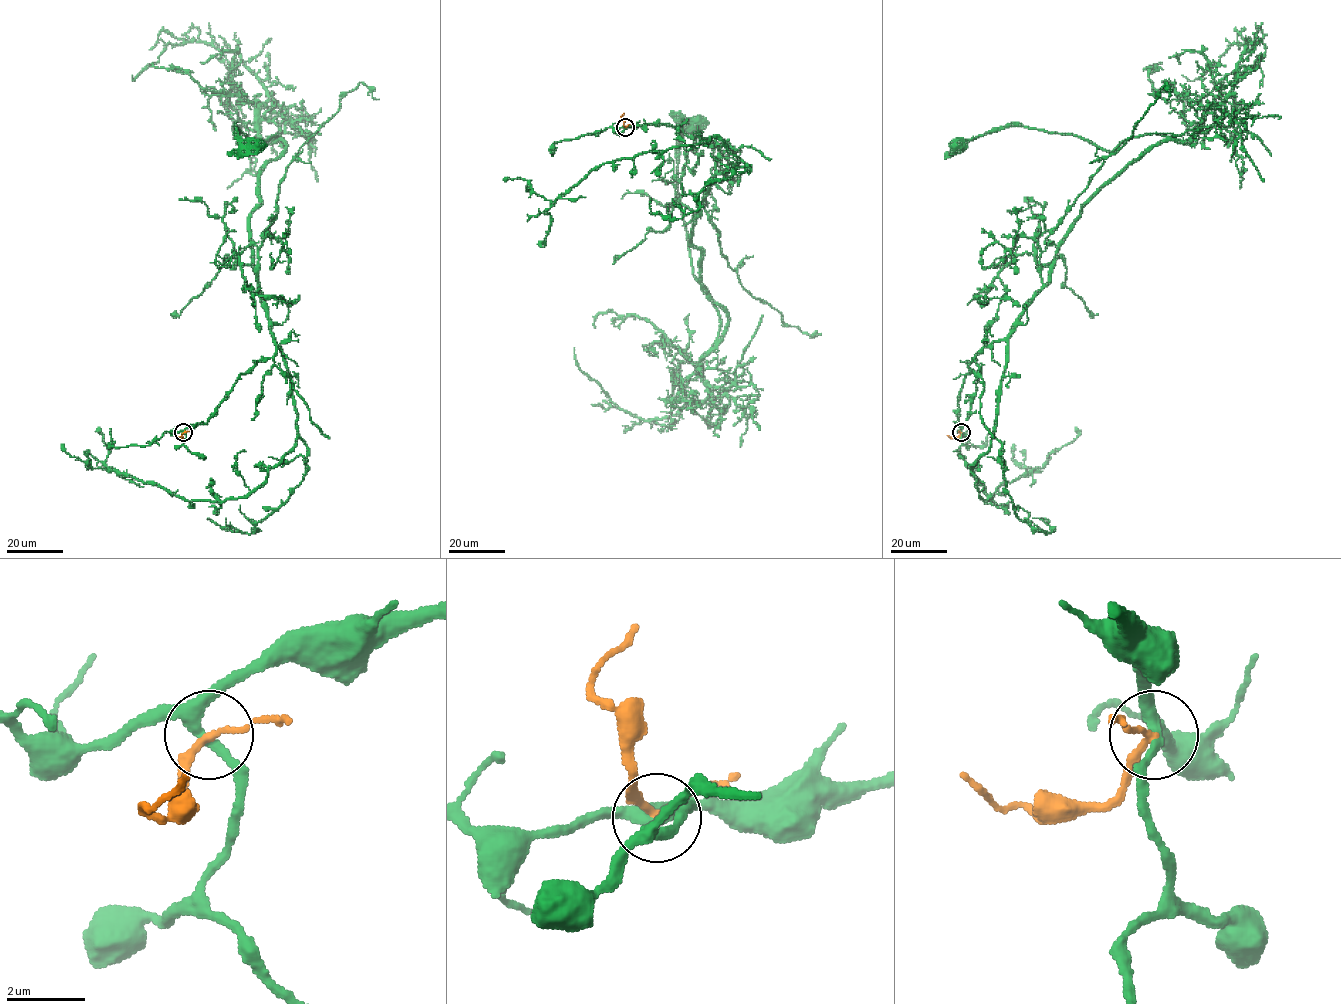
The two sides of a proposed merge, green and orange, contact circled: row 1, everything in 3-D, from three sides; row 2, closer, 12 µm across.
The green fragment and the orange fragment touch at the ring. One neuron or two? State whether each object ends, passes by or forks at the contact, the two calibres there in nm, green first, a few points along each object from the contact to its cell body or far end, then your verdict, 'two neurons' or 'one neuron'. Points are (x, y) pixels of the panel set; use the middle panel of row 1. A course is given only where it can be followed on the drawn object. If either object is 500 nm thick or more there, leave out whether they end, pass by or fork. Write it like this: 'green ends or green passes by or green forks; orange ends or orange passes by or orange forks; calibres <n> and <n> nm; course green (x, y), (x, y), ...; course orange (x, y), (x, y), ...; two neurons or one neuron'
green forks; orange passes by; calibres 260 and 170 nm; course green (625, 127), (717, 143), (691, 240), (727, 319), (715, 344), (676, 179), (696, 126); course orange (625, 127), (621, 118), (624, 114); two neurons

